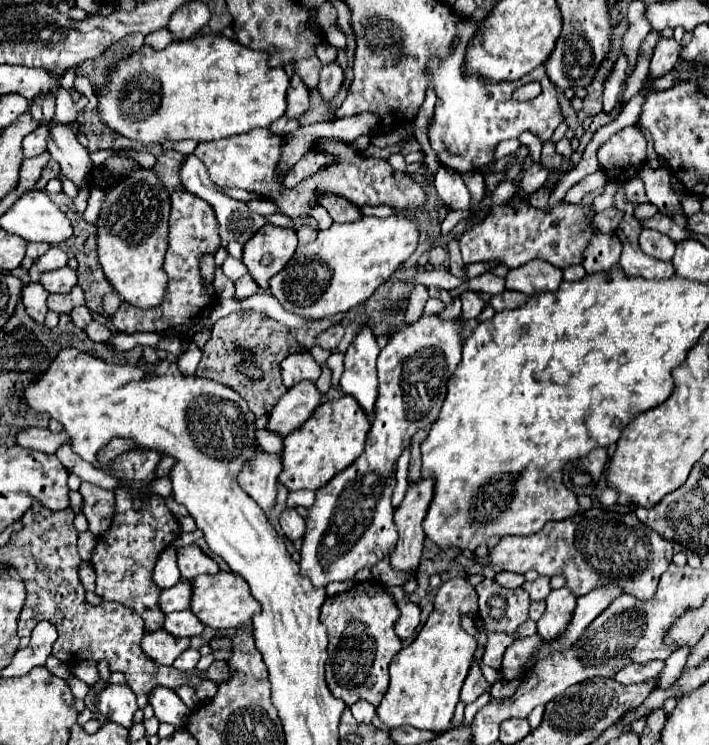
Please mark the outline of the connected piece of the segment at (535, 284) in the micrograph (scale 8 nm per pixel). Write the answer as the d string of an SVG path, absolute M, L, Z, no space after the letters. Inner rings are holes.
M539 260L509 270L505 280L507 280L507 290L517 290L531 296L531 294L557 290L559 284L563 282L563 272L557 266Z

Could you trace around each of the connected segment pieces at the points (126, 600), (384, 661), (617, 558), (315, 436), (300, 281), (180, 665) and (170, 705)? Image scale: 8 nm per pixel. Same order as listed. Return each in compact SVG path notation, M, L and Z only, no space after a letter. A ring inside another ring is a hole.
M119 488L115 490L115 516L113 524L103 536L97 536L97 546L91 556L91 564L97 574L95 594L101 600L119 602L131 610L135 610L145 620L145 630L159 630L165 622L165 614L159 610L159 588L153 582L153 568L157 564L159 554L175 542L179 536L179 522L165 506L165 500L155 494L141 496L141 508L133 508L133 496L129 492L119 498Z
M361 582L351 590L329 596L321 606L321 622L329 636L329 658L325 664L325 678L331 694L341 698L345 706L353 706L357 700L367 700L379 706L389 686L389 662L403 648L393 625L400 612L396 602L387 596L383 584Z
M591 508L591 510L583 510L567 520L561 522L549 522L543 526L541 532L531 534L531 536L505 536L491 552L485 560L477 560L479 564L495 564L501 570L507 572L517 572L517 574L525 574L527 570L535 570L541 576L563 576L567 580L567 588L575 594L575 596L583 596L587 592L591 592L593 588L601 588L607 584L619 586L625 594L635 596L641 602L647 602L655 596L657 590L657 582L661 578L661 574L667 570L667 566L671 564L673 558L673 544L669 540L665 540L663 536L655 534L655 530L651 530L649 526L643 526L639 520L633 518L635 514L627 512L627 514L619 514L619 512L611 512L611 510L603 510L603 508Z
M341 396L337 402L323 402L301 428L283 438L283 472L279 482L289 490L317 490L325 486L335 472L345 470L363 454L369 428L371 420L355 398Z
M401 214L333 224L329 230L319 230L315 242L297 248L287 266L269 280L269 290L287 312L297 316L321 320L347 314L351 308L363 304L415 252L417 240L415 222Z
M189 648L189 650L185 650L185 652L173 662L173 666L175 666L177 670L193 670L193 668L197 666L197 662L199 662L199 650Z
M157 686L155 690L151 690L149 704L153 706L159 722L167 722L177 728L183 728L187 724L187 714L191 714L191 710L183 704L175 690L165 686Z

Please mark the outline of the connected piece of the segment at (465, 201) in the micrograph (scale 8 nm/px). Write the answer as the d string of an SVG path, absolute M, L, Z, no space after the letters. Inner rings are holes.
M441 166L435 176L435 188L439 192L439 198L445 202L449 210L463 210L471 212L471 192L461 180L461 174L457 170L451 170L447 166Z

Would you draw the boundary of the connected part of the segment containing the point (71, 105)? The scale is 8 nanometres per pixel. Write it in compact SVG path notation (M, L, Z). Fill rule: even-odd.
M59 88L55 92L55 96L57 96L57 112L55 112L55 118L51 120L51 124L55 126L55 124L69 124L69 122L73 122L83 106L79 106L79 102L75 102L65 88Z

